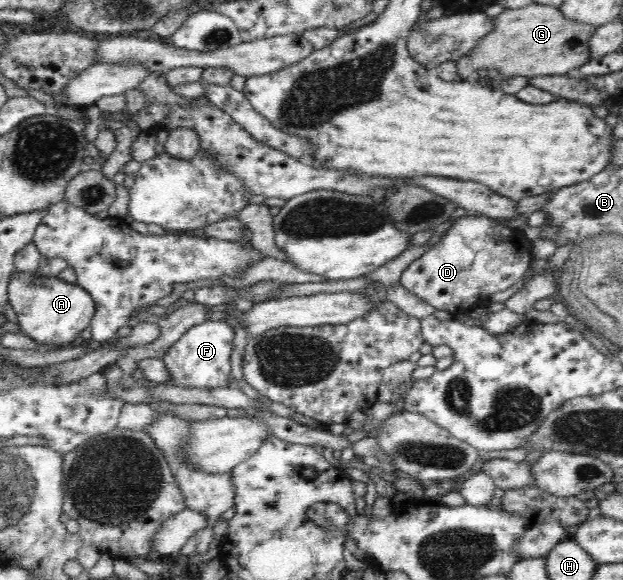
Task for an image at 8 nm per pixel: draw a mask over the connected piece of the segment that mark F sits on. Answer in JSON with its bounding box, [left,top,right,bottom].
[162,321,235,388]

